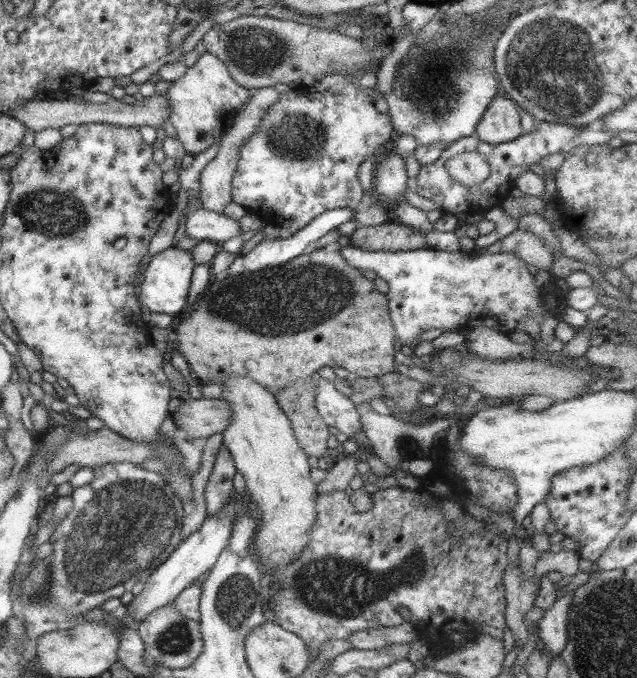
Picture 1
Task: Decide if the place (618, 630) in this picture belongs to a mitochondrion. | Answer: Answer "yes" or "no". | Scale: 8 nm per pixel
yes

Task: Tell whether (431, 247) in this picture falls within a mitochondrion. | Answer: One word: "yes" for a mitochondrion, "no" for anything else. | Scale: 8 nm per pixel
no

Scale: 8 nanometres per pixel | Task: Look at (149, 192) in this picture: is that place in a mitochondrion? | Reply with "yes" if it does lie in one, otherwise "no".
no

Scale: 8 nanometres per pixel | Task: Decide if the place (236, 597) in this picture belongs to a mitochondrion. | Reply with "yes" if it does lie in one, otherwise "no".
yes

